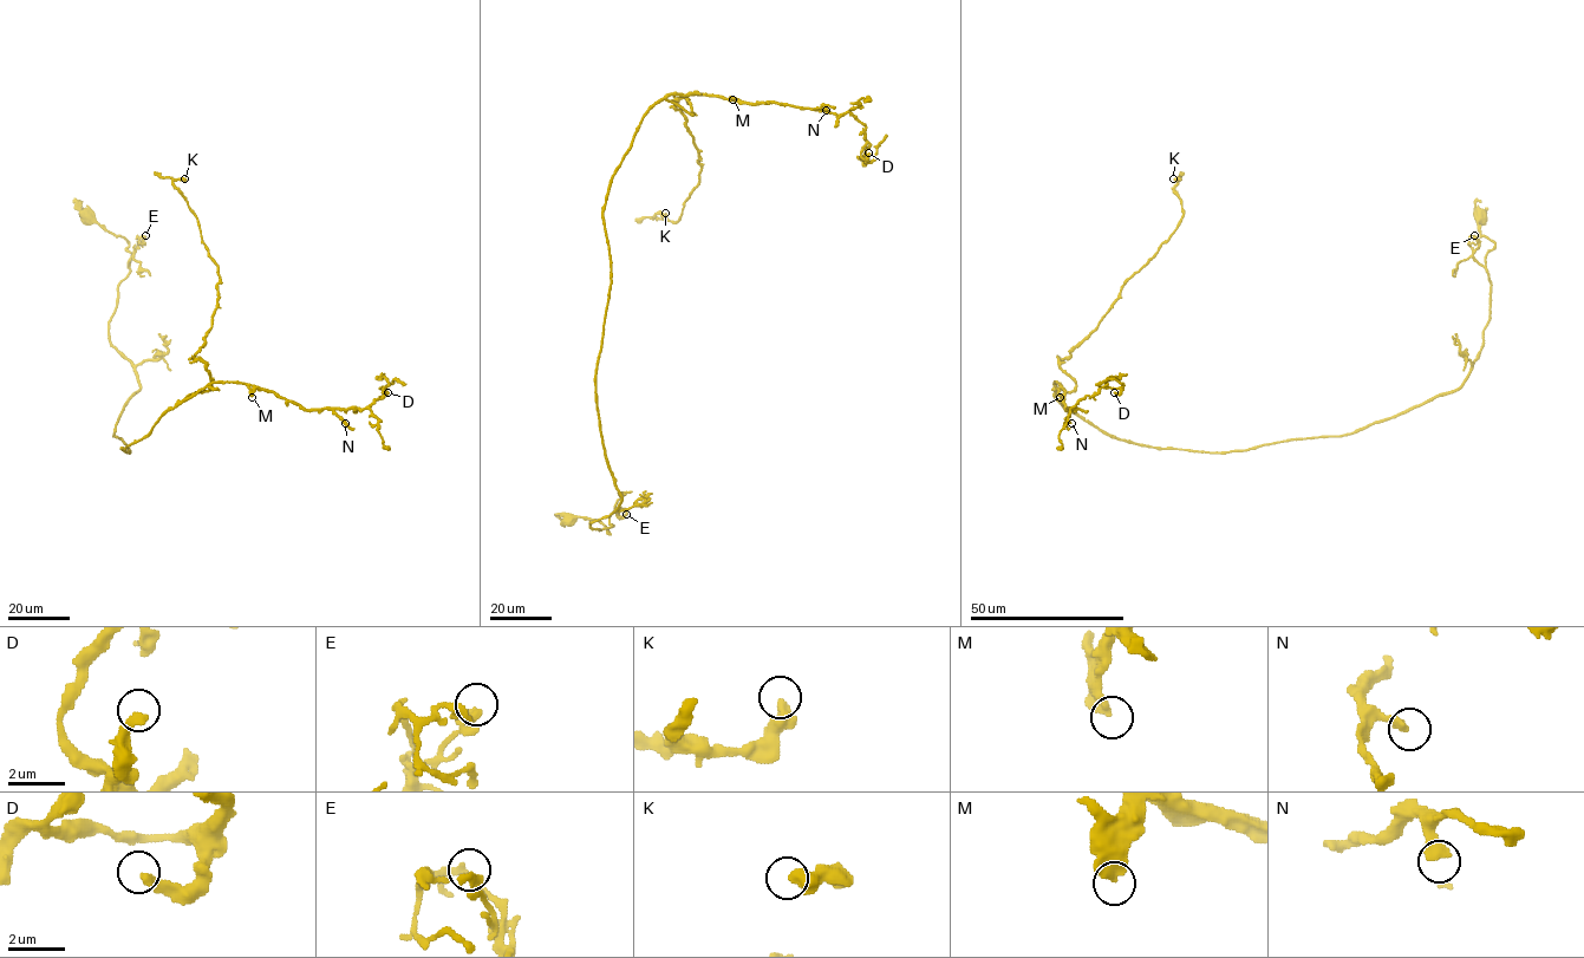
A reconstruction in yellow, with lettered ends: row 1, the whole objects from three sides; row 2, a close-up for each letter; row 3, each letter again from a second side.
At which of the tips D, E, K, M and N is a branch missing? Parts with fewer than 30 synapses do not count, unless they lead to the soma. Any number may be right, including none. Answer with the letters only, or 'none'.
none

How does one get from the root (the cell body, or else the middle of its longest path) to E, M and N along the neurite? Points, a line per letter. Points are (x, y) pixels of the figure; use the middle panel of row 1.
E: (568, 520), (597, 520), (610, 534), (610, 516), (613, 513), (619, 517), (626, 514)
M: (568, 520), (610, 534), (590, 522), (621, 500), (595, 383), (610, 180), (663, 98), (732, 99)
N: (568, 520), (610, 534), (590, 522), (621, 500), (595, 383), (604, 207), (641, 118), (670, 95), (826, 110)

